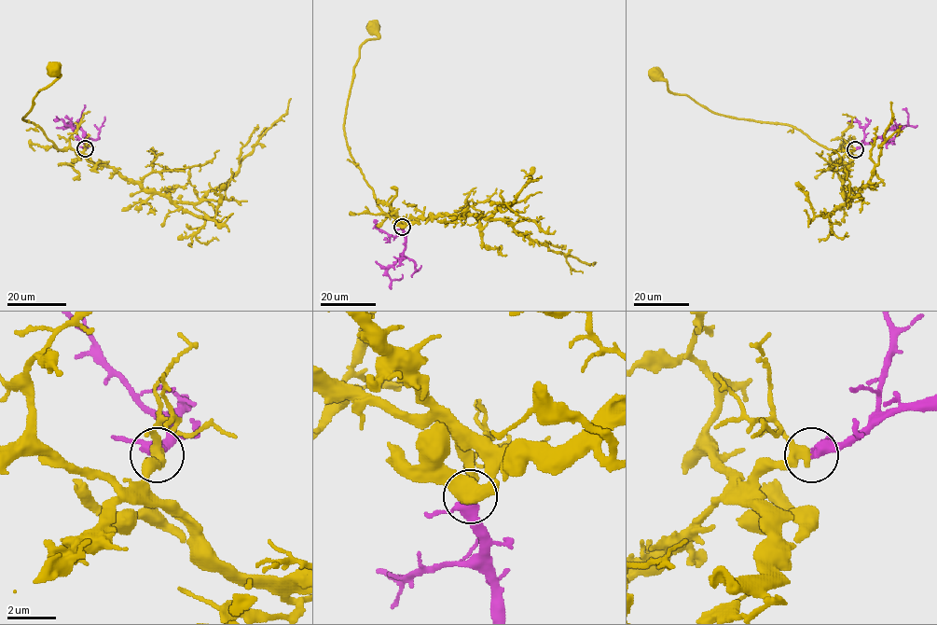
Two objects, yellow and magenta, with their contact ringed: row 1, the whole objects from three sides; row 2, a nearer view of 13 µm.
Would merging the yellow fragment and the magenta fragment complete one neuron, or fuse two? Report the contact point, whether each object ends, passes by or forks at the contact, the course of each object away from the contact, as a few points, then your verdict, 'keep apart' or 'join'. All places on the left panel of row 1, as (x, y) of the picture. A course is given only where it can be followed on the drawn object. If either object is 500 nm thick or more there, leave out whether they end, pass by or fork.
place (85, 148); yellow passes by; magenta passes by; course yellow (85, 148), (81, 152), (60, 150), (39, 127), (22, 119), (38, 91), (59, 76), (54, 69); course magenta (85, 148), (88, 137), (78, 127), (68, 125), (80, 118), (84, 105); join

